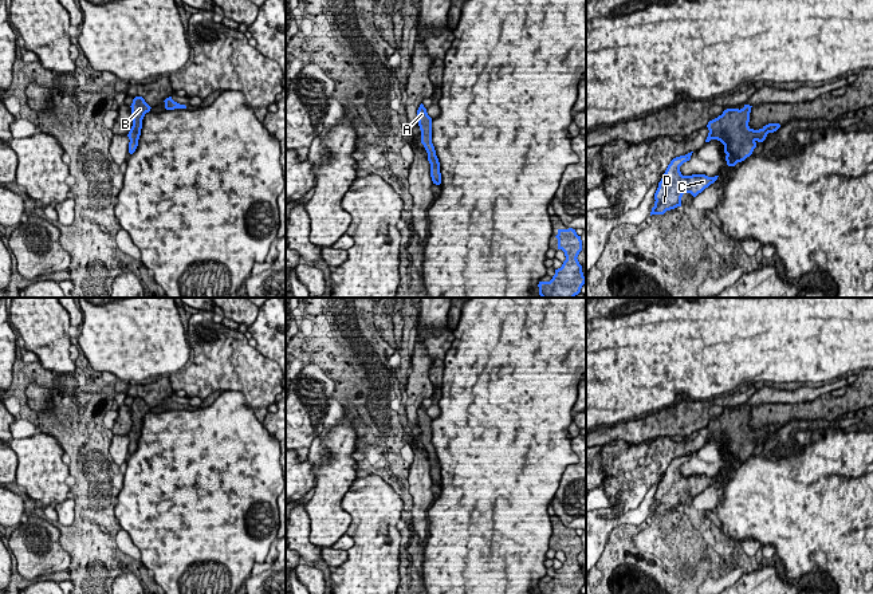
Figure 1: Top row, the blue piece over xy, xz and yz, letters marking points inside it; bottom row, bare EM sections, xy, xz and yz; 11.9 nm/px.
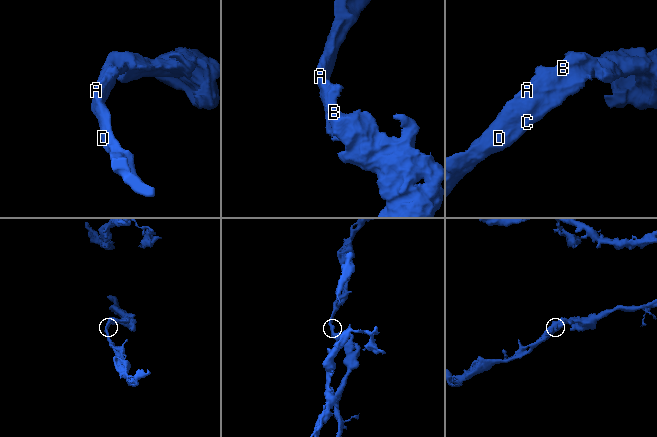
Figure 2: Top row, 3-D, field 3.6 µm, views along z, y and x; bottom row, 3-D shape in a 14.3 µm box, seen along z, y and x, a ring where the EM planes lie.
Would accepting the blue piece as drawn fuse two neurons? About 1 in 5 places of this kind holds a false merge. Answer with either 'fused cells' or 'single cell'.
single cell

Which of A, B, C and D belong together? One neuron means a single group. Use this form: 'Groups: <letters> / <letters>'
Groups: A B C D

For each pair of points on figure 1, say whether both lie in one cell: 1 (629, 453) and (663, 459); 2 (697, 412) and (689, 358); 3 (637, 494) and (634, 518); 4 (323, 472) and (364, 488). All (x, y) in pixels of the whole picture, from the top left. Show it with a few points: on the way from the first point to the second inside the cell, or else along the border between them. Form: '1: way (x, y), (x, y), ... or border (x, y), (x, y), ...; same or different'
1: way (637, 459), (655, 459); same
2: border (689, 397), (696, 400); different
3: border (655, 483), (634, 508), (621, 514); different
4: border (357, 478), (341, 503), (341, 507), (352, 516); different

